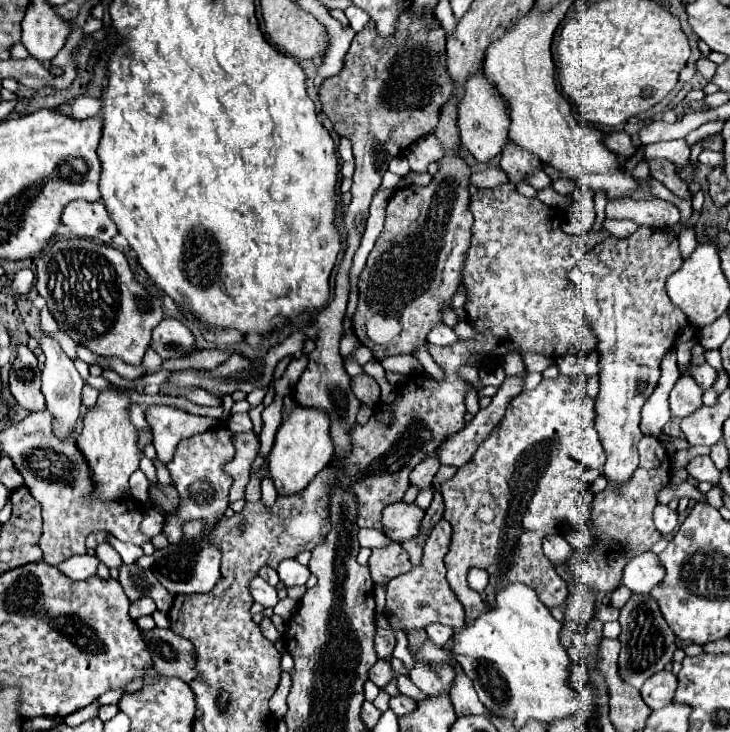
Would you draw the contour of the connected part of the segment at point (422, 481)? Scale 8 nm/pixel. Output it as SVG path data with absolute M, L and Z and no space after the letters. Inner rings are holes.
M431 454L429 458L425 458L421 464L417 464L417 468L411 472L411 484L417 486L419 490L425 490L431 486L433 482L433 476L435 472L439 470L439 462L437 462L437 456Z

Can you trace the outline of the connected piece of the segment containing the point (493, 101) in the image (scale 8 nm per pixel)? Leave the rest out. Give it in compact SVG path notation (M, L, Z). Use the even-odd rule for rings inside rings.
M485 70L465 80L465 96L461 96L459 100L457 126L461 134L461 144L477 158L477 162L489 162L501 152L503 144L507 142L509 108L505 110L505 100L501 100L501 96L493 96L493 88L489 88L489 80L485 80Z

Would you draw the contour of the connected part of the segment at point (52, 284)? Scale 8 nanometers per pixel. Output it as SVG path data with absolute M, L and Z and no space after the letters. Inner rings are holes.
M69 238L55 242L49 252L45 252L37 262L35 286L47 300L47 308L57 320L59 328L69 334L75 344L81 344L99 356L117 356L133 366L141 364L141 358L147 350L147 334L151 334L151 330L165 318L161 298L149 294L147 288L137 282L125 254L117 248L95 244L89 240Z

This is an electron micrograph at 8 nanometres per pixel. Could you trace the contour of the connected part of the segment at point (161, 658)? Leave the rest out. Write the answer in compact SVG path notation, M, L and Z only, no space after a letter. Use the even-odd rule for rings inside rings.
M143 630L143 640L151 652L153 668L163 676L177 676L185 682L195 678L195 650L193 644L171 630Z

